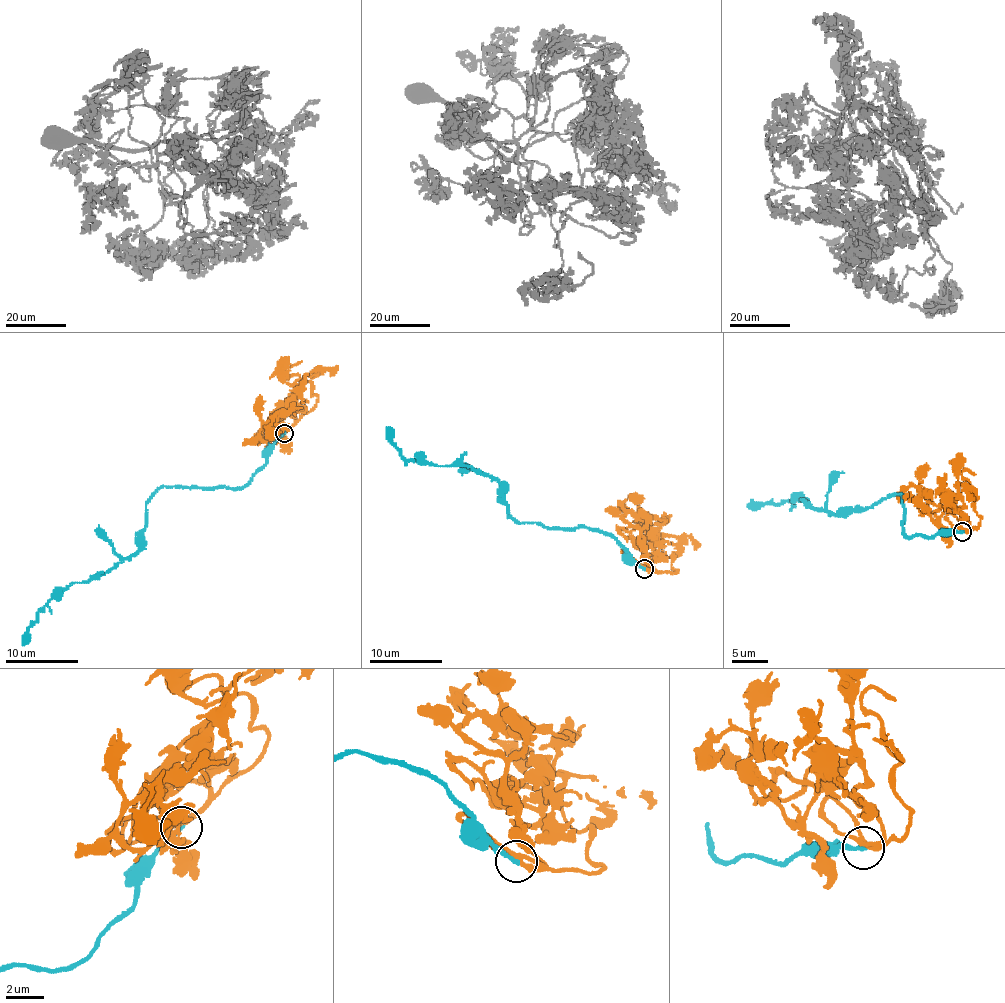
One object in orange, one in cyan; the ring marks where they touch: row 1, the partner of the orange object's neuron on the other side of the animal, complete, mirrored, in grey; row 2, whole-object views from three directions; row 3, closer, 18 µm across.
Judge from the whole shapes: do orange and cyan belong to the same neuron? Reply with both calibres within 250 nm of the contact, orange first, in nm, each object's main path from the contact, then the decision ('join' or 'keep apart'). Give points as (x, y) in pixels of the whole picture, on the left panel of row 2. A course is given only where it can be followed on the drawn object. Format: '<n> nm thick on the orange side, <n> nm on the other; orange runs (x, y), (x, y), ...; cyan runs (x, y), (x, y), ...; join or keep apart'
240 nm thick on the orange side, 180 nm on the other; orange runs (285, 432), (294, 422), (292, 417), (281, 417), (278, 439), (283, 427), (261, 419), (260, 395); cyan runs (285, 434), (246, 485), (159, 487), (146, 505), (142, 544), (103, 575), (59, 589), (38, 612), (22, 644); keep apart

